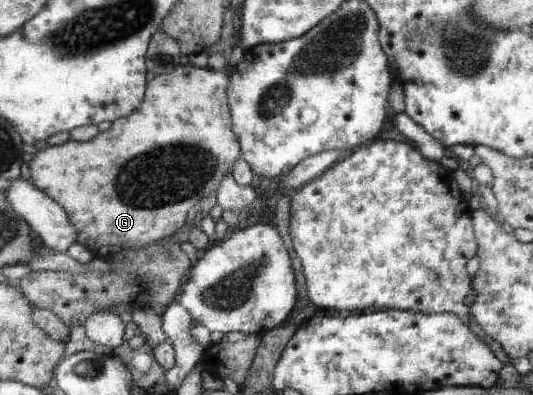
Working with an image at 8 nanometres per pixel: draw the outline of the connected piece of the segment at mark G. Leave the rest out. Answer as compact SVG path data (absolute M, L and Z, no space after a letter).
M189 63L176 67L166 75L155 75L145 84L145 97L142 99L142 104L136 107L134 111L130 111L130 114L116 119L117 121L111 125L110 129L100 133L96 138L90 141L68 139L63 144L39 148L29 163L30 180L36 187L39 187L66 209L76 231L78 231L78 243L95 256L100 253L106 255L109 249L116 249L116 247L130 247L130 249L135 250L153 241L159 241L160 238L172 236L176 230L185 225L186 211L192 206L195 207L201 197L208 197L210 193L214 194L222 176L225 173L231 173L232 164L240 158L241 150L237 135L230 131L228 83L229 74L227 72L214 71L207 67L200 69Z

